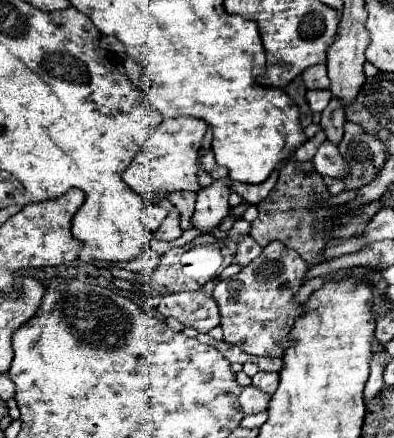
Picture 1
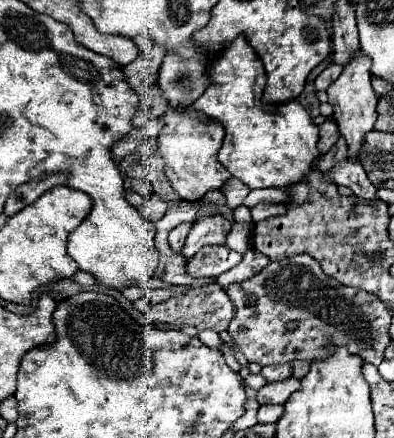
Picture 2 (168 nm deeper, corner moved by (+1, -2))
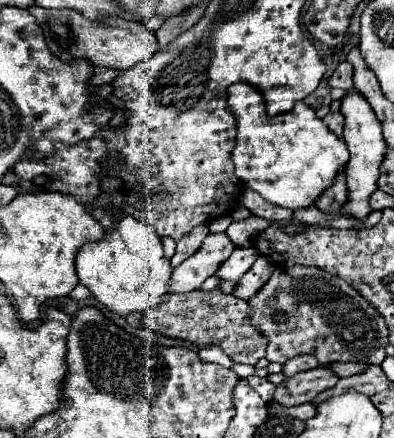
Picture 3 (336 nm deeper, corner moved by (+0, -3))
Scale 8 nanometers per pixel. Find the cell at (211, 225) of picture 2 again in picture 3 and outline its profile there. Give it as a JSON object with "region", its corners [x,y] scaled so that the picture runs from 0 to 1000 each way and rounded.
{"region":[[[571,530],[525,534],[510,566],[439,616],[434,644],[424,648],[424,671],[475,671],[485,662],[500,662],[515,639],[541,630],[556,603],[581,589],[591,566],[596,557]]]}

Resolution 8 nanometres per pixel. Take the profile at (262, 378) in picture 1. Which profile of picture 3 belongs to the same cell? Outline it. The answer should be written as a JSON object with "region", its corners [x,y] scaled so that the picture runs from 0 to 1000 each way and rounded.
{"region":[[[749,813],[739,817],[728,831],[718,831],[718,854],[728,863],[759,854],[759,849],[774,849],[774,845],[789,845],[789,840],[805,840],[810,826],[805,817],[789,817],[789,813]]]}

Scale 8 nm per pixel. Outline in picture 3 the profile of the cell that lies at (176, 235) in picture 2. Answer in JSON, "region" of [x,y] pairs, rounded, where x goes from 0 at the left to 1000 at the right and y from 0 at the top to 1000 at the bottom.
{"region":[[[505,511],[480,534],[470,534],[464,543],[454,543],[449,548],[449,575],[434,589],[434,607],[454,607],[470,589],[480,589],[480,580],[495,575],[510,562],[510,553],[515,553],[515,543],[525,534],[530,534],[530,511]]]}

